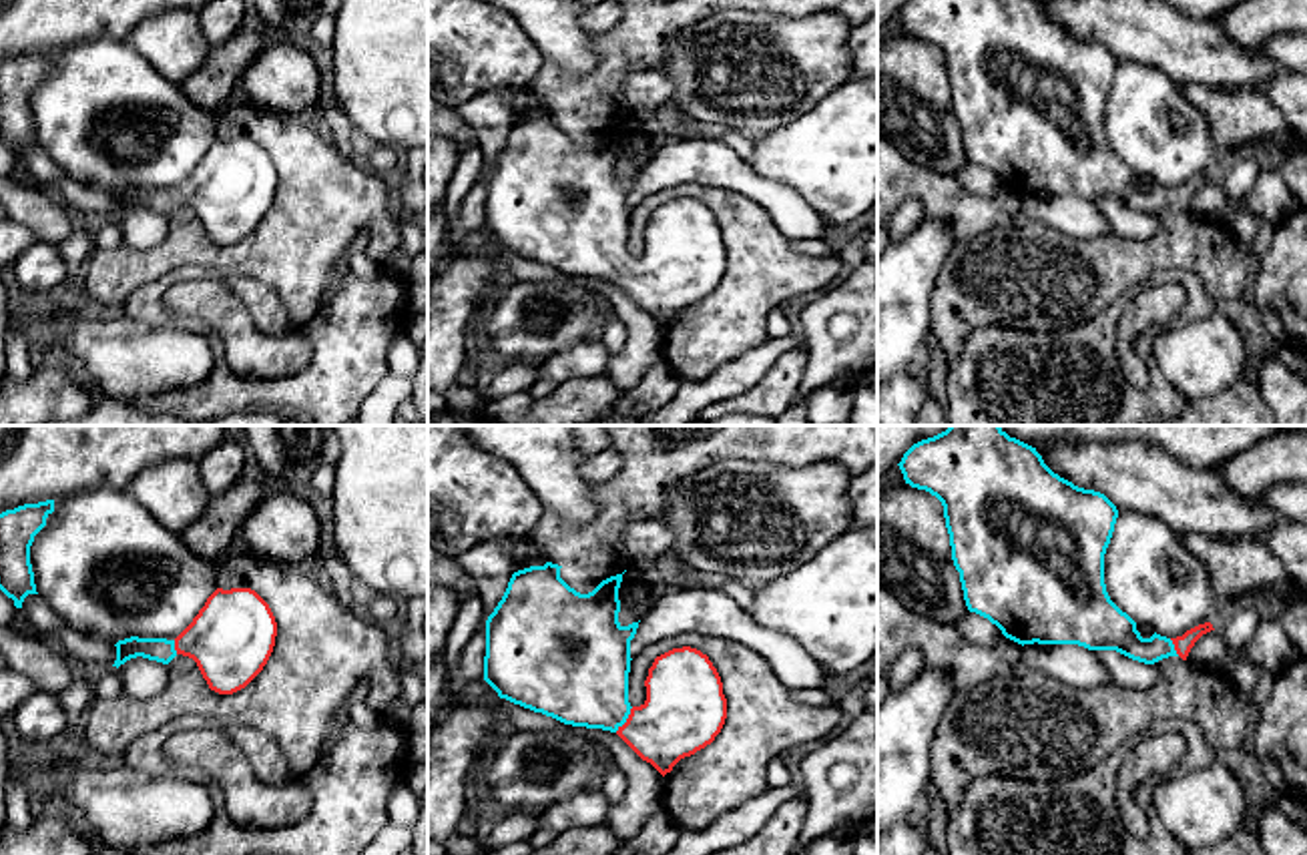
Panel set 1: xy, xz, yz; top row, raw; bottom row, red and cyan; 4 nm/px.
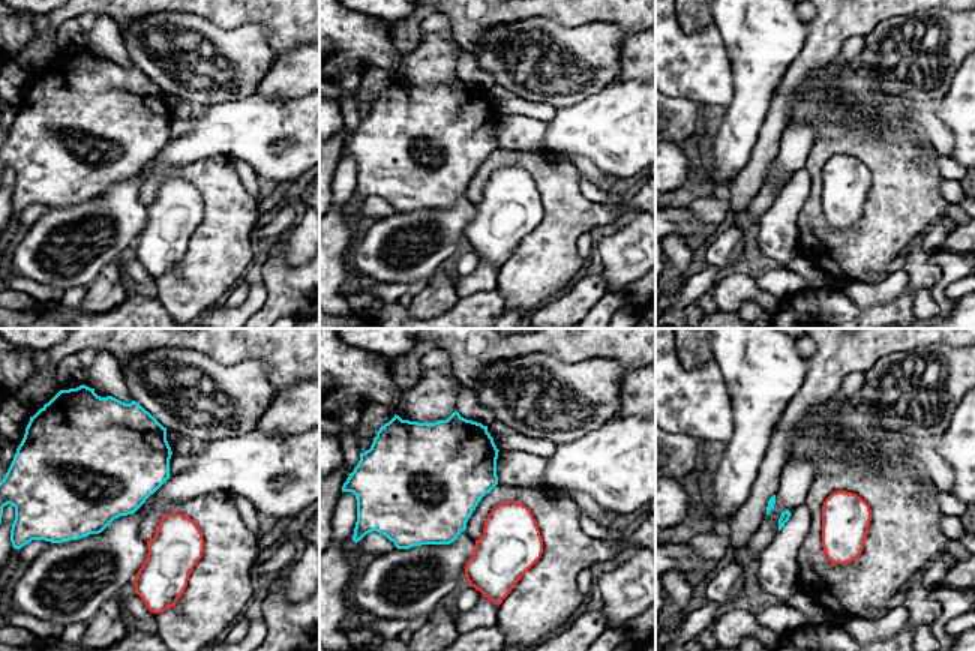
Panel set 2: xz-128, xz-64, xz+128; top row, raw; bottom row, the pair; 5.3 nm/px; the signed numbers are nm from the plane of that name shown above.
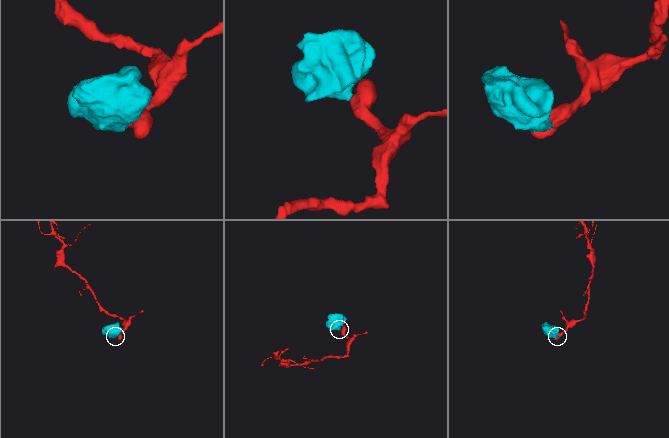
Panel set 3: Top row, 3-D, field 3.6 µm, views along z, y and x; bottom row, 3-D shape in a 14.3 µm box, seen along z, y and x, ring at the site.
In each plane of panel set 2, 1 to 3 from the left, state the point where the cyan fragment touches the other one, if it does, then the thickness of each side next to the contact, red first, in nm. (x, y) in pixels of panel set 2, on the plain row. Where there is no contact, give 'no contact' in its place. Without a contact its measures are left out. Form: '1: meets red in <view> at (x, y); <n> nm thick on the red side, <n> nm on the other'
1: no contact
2: no contact
3: no contact

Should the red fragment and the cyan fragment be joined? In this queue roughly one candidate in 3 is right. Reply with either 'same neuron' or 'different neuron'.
same neuron

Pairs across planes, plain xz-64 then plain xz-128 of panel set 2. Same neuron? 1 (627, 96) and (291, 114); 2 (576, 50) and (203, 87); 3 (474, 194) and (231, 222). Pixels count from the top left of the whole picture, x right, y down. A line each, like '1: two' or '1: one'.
1: one
2: one
3: one

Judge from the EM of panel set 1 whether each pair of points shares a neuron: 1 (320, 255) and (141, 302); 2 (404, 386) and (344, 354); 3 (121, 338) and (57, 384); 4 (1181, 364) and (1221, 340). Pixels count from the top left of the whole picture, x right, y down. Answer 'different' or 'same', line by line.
1: different
2: different
3: different
4: same

